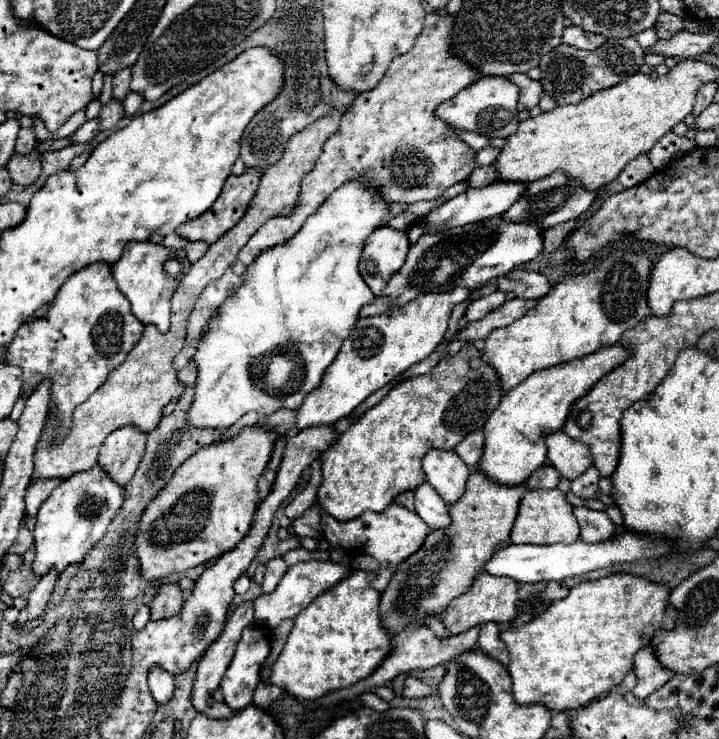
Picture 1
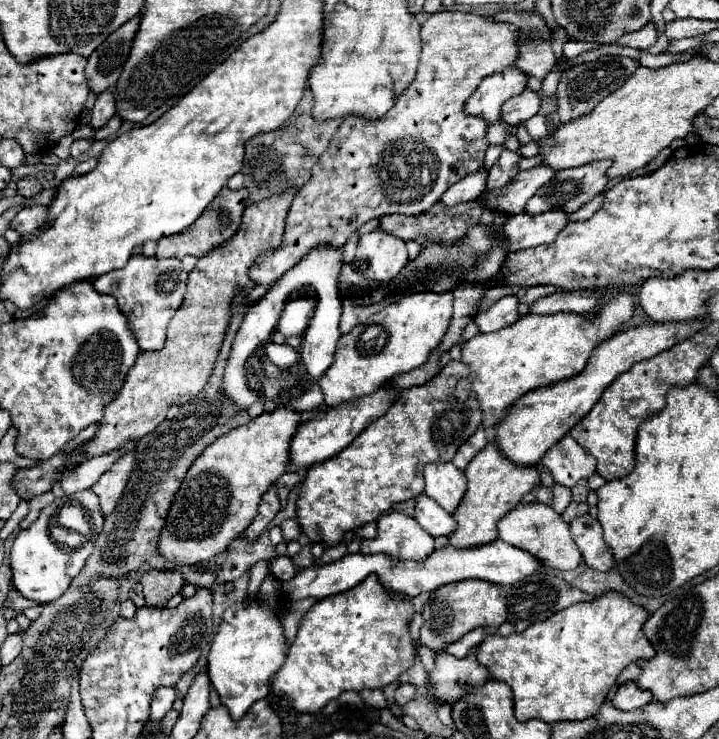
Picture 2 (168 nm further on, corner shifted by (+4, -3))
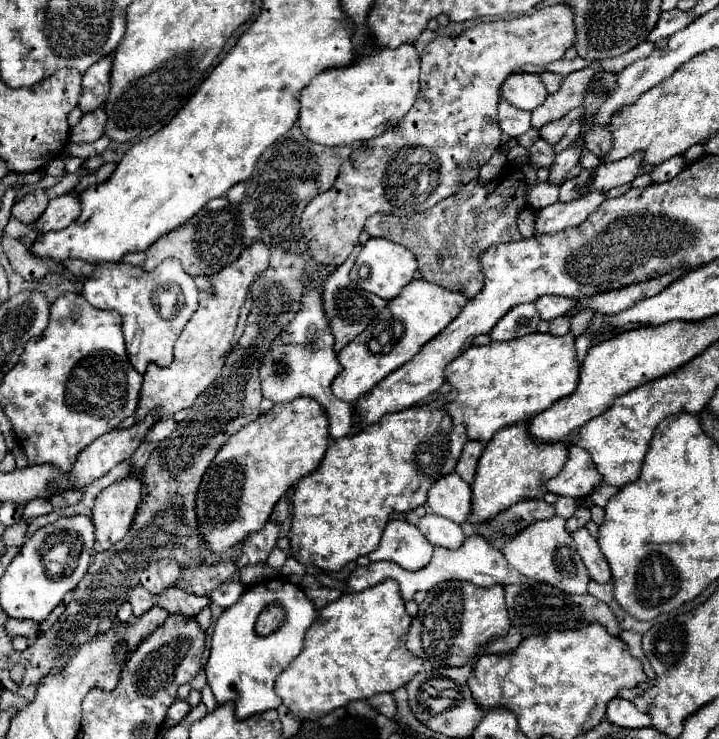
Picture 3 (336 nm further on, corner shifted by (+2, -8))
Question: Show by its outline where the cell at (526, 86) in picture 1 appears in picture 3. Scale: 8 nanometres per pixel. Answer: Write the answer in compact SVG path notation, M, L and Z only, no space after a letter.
M500 100L498 104L498 124L508 136L522 136L530 128L530 116L530 112L514 108L506 100Z

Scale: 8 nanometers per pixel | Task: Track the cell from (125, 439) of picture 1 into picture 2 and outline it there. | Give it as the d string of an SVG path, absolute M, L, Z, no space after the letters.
M126 453L122 455L110 471L106 471L94 485L92 491L98 495L100 499L100 511L104 515L104 519L114 511L118 499L124 493L124 487L128 483L130 471L134 467L134 453Z

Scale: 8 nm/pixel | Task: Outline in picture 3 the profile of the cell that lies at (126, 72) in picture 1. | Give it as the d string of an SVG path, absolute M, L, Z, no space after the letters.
M104 106L88 112L82 116L82 120L70 130L70 140L72 142L94 142L104 134L106 126L106 110Z

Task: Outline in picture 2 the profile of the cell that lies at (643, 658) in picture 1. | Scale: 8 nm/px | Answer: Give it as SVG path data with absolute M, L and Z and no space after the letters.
M628 681L624 685L618 687L616 695L612 697L612 705L616 709L622 709L622 711L634 711L634 709L640 709L644 705L648 705L652 701L652 695L650 691L640 691L636 683Z

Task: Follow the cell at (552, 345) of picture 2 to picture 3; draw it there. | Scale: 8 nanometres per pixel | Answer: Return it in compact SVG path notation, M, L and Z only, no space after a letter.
M532 332L510 342L490 342L486 346L470 346L462 356L458 356L446 368L446 380L458 392L456 400L450 402L446 410L454 420L464 420L468 428L468 436L480 442L492 440L492 436L506 426L514 426L518 422L530 420L532 416L552 406L556 400L570 396L576 390L580 380L580 362L576 358L574 340L576 336L572 332L564 336L554 336L550 332L544 334Z

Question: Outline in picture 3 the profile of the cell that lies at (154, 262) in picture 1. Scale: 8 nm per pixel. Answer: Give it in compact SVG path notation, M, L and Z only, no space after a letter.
M164 260L154 272L132 264L102 264L84 284L82 296L96 308L118 310L126 338L126 352L132 366L144 374L150 362L166 366L172 360L172 348L182 328L198 308L198 290L192 276L178 260Z

